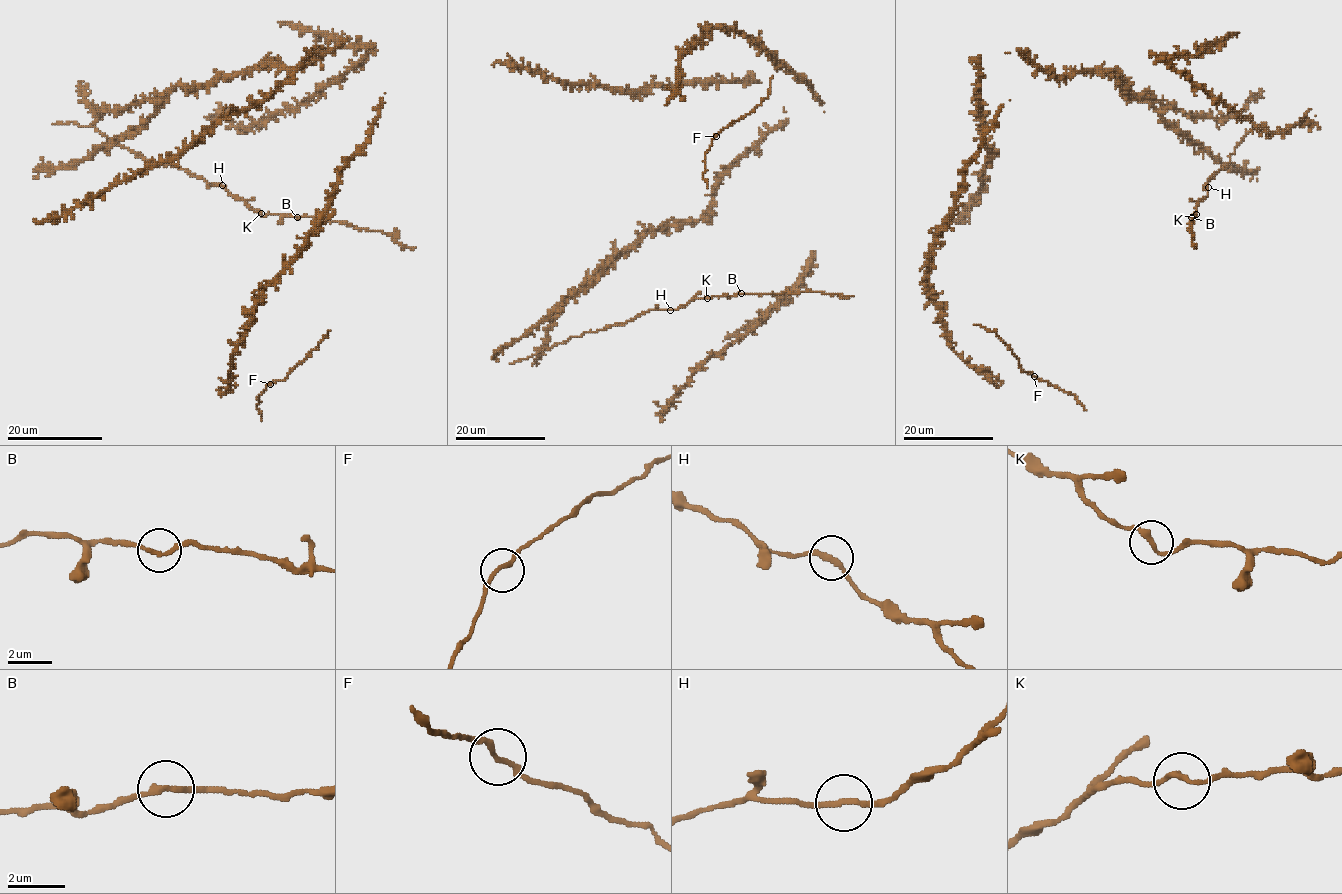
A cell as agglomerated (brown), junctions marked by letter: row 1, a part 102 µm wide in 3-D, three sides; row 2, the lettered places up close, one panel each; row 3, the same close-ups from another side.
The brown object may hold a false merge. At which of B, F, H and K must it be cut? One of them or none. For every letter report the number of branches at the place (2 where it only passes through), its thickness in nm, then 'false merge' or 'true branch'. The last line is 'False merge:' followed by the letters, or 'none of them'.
B: 2 | 180 nm | true branch
F: 2 | 180 nm | true branch
H: 2 | 190 nm | true branch
K: 2 | 190 nm | true branch
False merge: none of them

